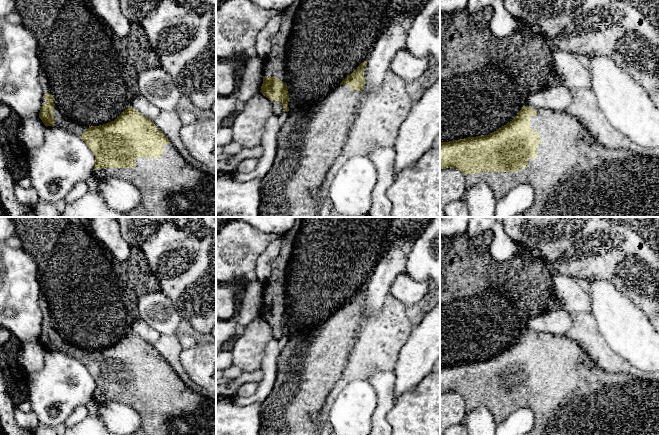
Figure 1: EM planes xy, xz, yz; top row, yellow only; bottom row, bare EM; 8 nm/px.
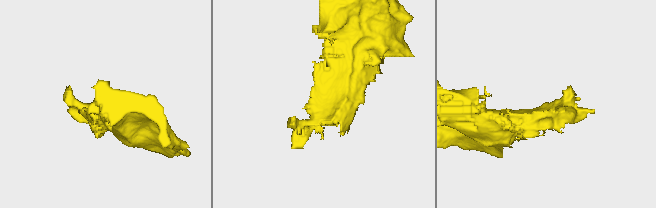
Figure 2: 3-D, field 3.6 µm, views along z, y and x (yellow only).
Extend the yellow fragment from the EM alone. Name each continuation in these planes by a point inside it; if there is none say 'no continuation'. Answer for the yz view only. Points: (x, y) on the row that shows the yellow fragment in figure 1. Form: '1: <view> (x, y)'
1: yz (573, 176)

